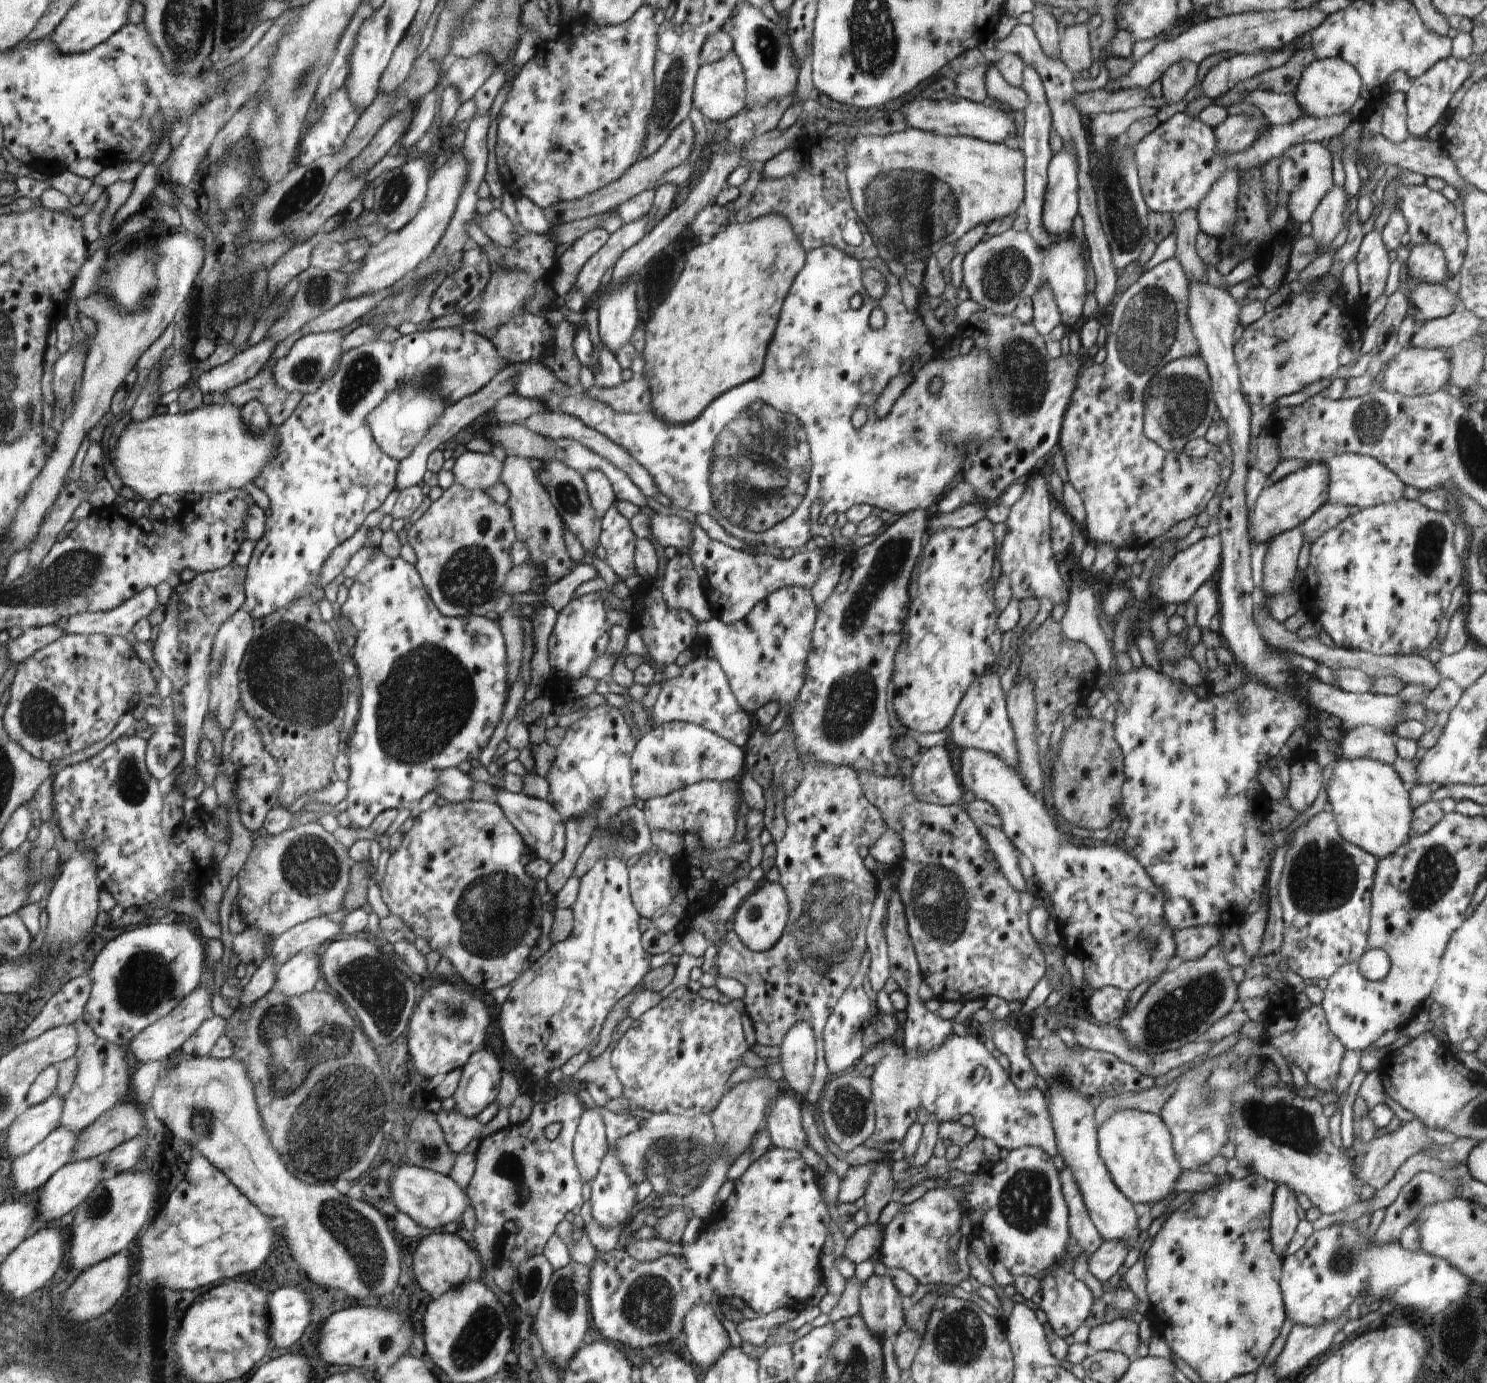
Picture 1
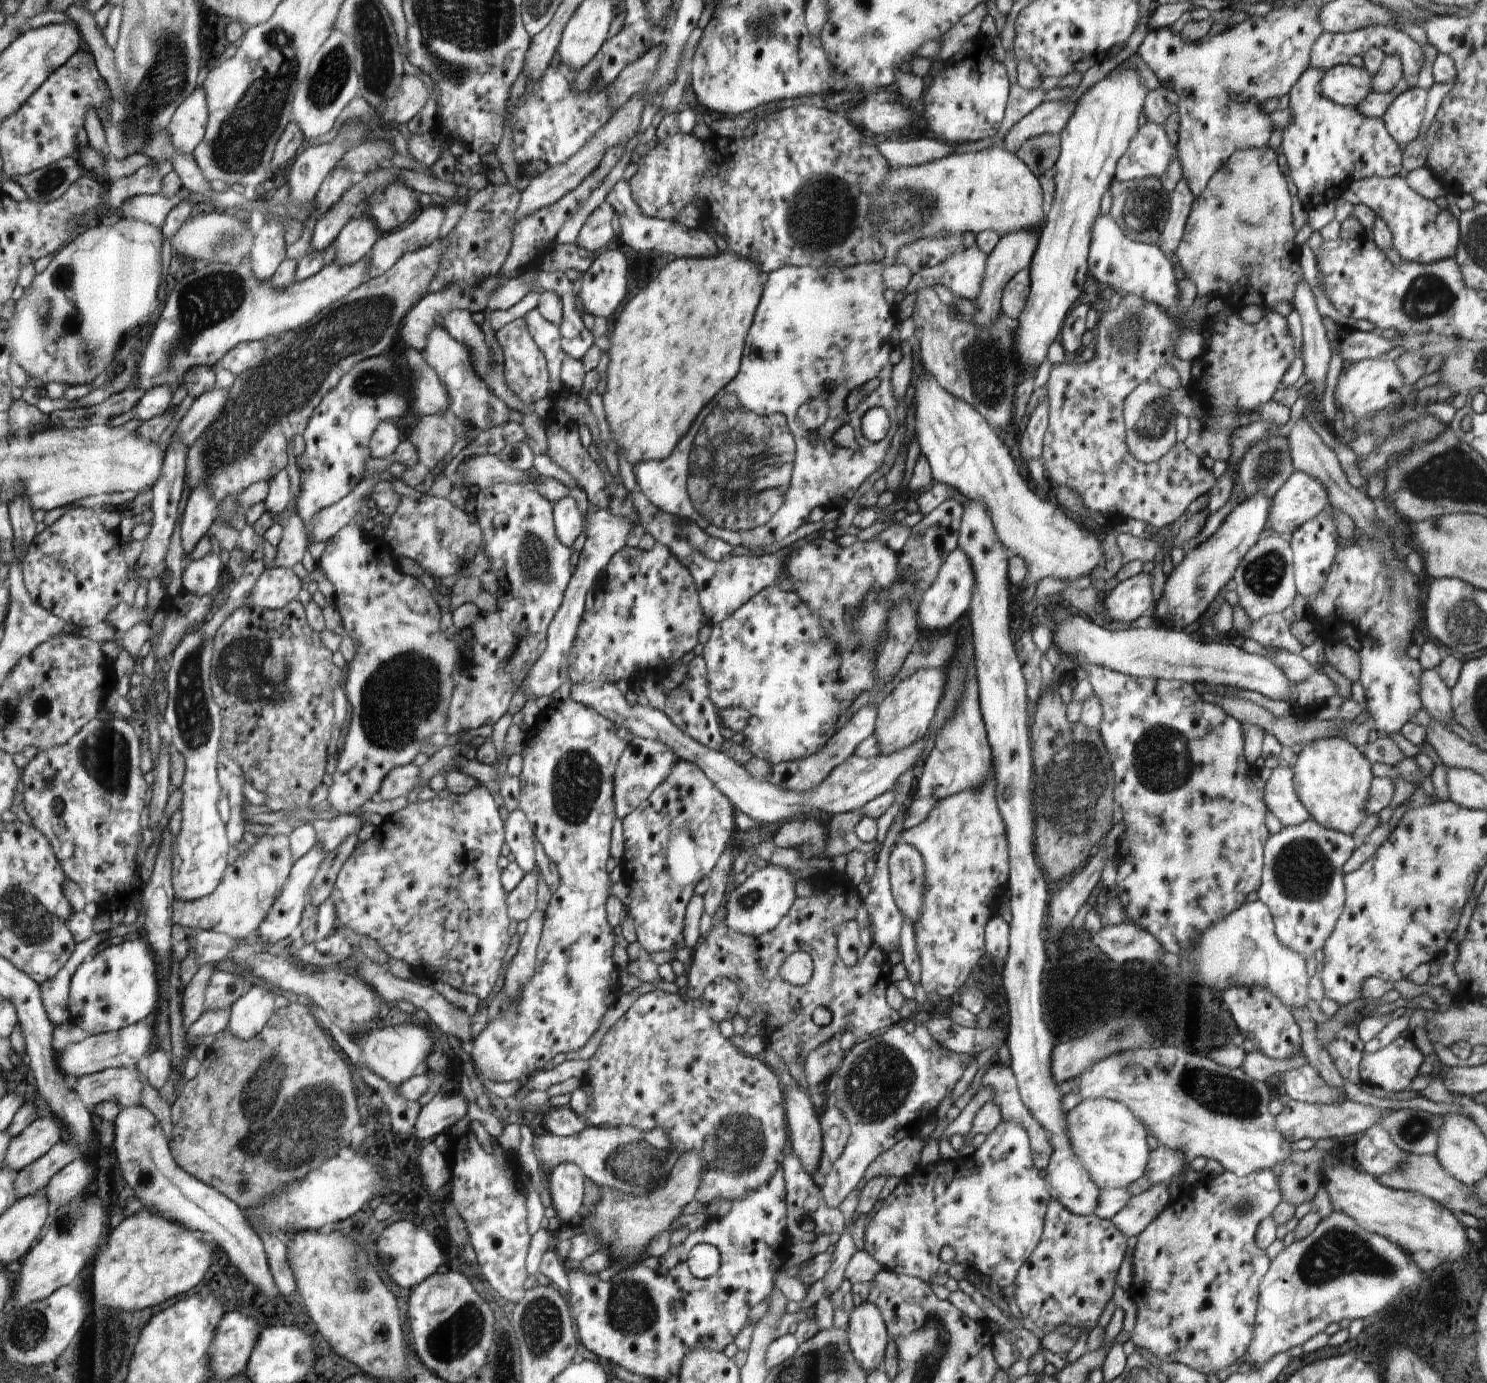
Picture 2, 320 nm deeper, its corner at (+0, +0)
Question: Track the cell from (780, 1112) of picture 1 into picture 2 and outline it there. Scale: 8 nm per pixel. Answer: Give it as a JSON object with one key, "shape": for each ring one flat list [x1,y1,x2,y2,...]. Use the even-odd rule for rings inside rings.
{"shape":[[788,1149,780,1163,785,1172,787,1183,787,1227,788,1232,791,1232,793,1242,814,1242,818,1236,830,1235,833,1232,840,1236,847,1228,847,1225,844,1226,845,1216,840,1212,840,1209,831,1209,825,1203,822,1189,814,1183,812,1176,804,1170,797,1156]]}

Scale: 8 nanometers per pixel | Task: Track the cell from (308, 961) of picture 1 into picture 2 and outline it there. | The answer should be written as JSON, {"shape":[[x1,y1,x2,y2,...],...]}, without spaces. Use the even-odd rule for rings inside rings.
{"shape":[[265,986,248,988,246,994,229,1008,229,1021,225,1030,230,1031,239,1041,254,1038,274,1012,274,996,273,990]]}

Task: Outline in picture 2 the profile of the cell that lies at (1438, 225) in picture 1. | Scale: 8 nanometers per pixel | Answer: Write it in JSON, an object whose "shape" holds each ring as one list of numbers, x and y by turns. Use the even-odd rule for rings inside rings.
{"shape":[[1398,175,1362,178,1348,184,1339,196,1357,207,1366,205,1376,216,1384,219,1393,236,1391,246,1398,250,1402,261,1430,264,1455,258,1460,242,1459,220,1454,218,1448,208,1441,209,1435,201,1420,196,1409,187,1405,178]]}

